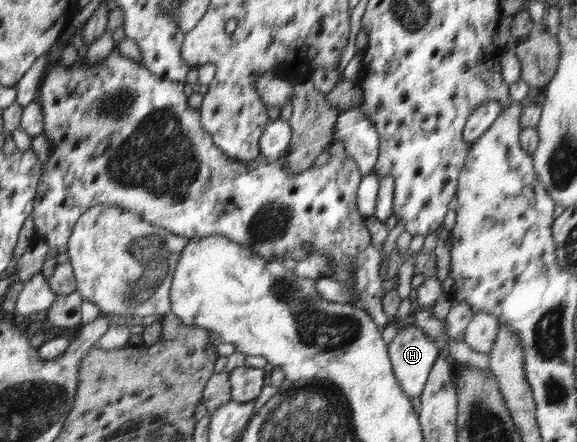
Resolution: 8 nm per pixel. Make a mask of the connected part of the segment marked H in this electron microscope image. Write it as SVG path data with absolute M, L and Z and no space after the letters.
M406 322L387 346L396 379L404 392L412 397L421 397L430 371L439 358L439 346L419 326Z

